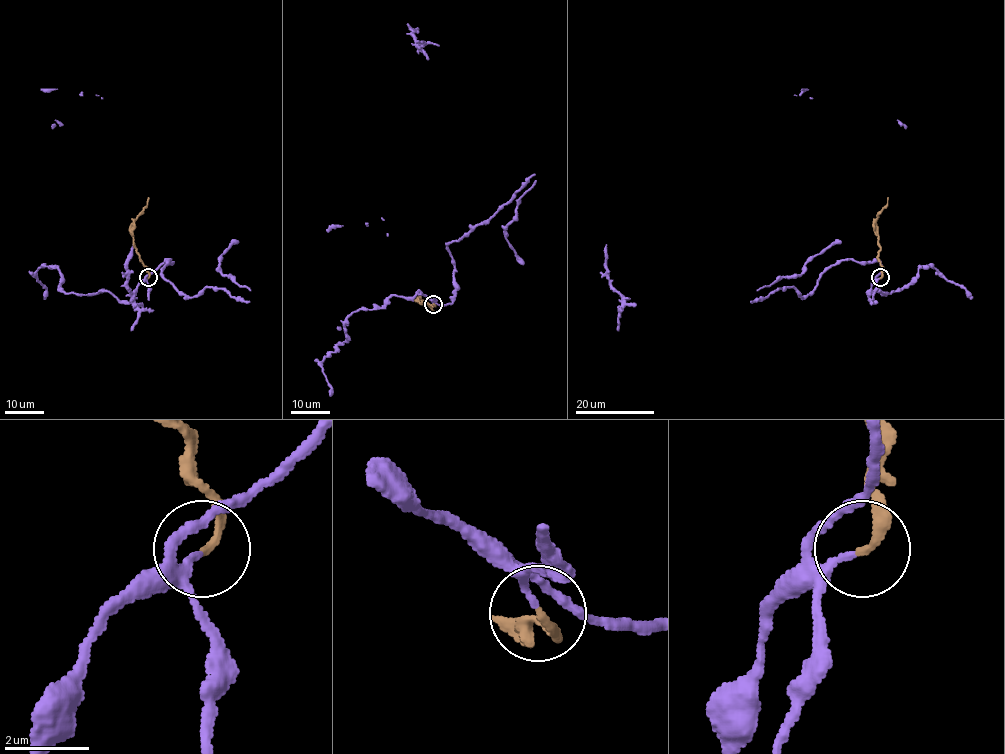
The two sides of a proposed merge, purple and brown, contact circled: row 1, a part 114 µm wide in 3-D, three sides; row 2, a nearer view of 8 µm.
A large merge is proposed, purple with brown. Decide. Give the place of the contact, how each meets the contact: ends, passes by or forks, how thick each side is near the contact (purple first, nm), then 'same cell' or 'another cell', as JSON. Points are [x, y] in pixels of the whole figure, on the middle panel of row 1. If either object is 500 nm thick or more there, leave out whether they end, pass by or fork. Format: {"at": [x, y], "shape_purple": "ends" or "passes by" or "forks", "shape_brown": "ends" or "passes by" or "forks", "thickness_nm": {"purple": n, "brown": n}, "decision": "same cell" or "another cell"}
{"at": [433, 304], "shape_purple": "ends", "shape_brown": "ends", "thickness_nm": {"purple": 150, "brown": 190}, "decision": "another cell"}

